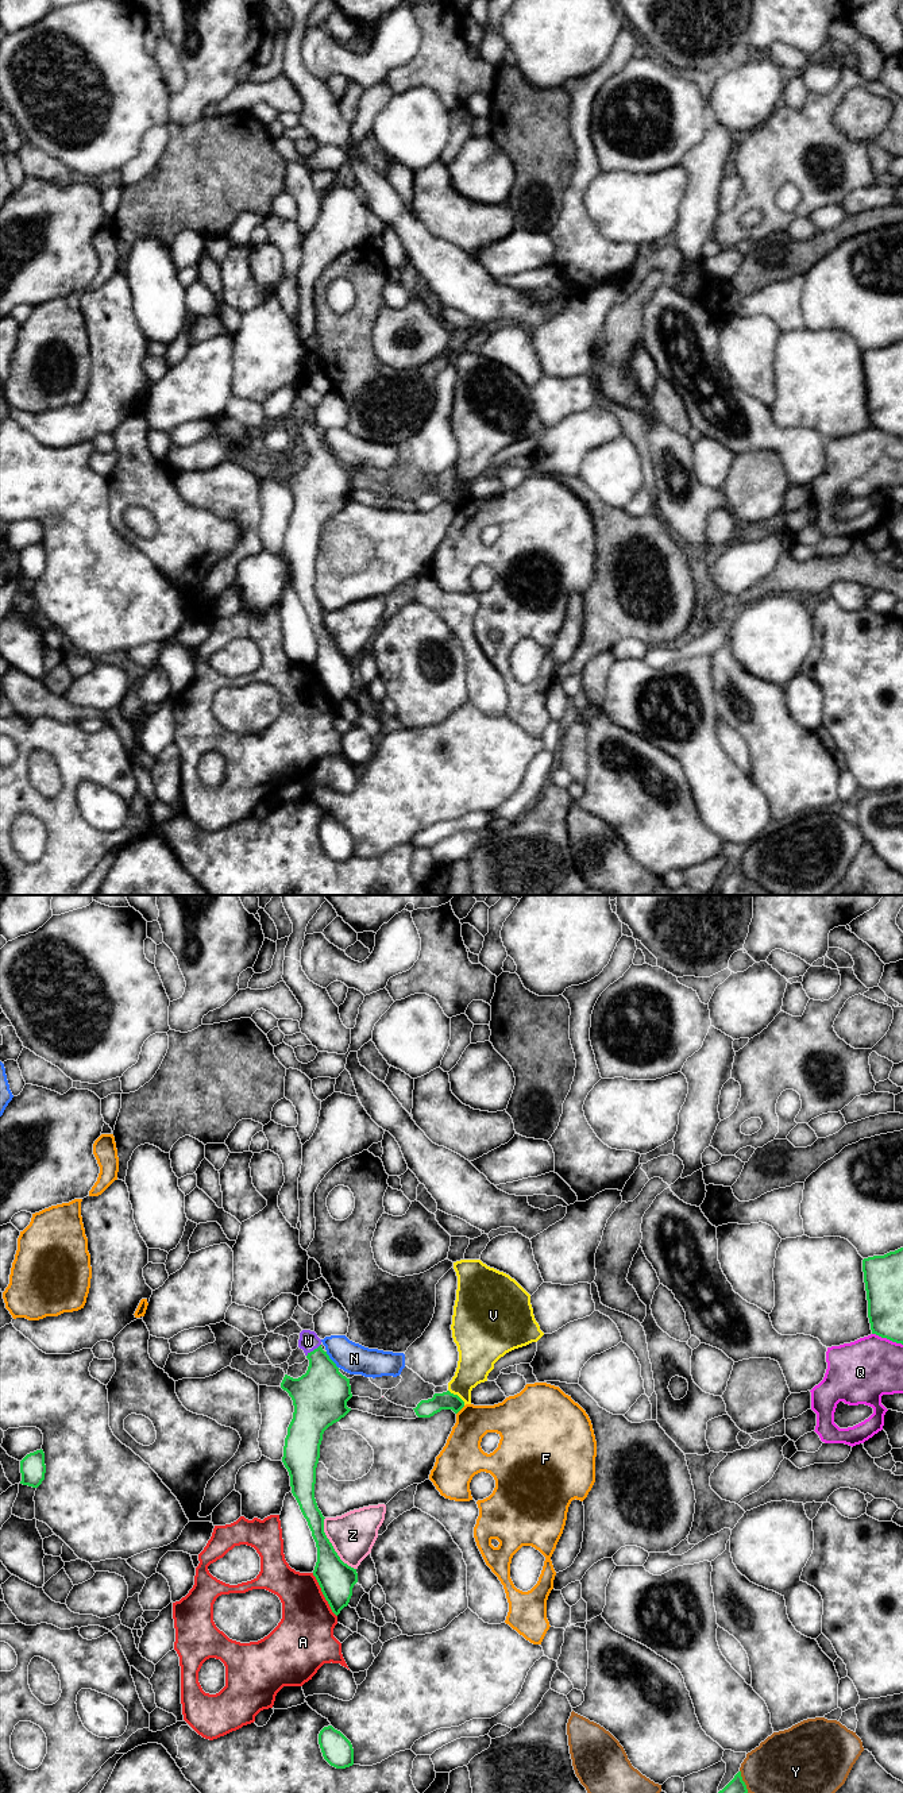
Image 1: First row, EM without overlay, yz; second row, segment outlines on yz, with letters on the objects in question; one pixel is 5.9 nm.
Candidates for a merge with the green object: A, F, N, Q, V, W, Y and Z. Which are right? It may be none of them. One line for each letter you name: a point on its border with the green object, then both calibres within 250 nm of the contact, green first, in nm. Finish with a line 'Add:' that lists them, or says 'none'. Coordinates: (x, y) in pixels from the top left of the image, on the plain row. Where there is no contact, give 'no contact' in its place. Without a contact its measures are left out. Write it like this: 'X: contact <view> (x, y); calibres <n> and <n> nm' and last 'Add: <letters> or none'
W: contact yz (315, 442); calibres 300 and 120 nm
Add: W

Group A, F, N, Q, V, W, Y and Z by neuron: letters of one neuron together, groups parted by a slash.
A / F / N / Q / V / W / Y / Z

